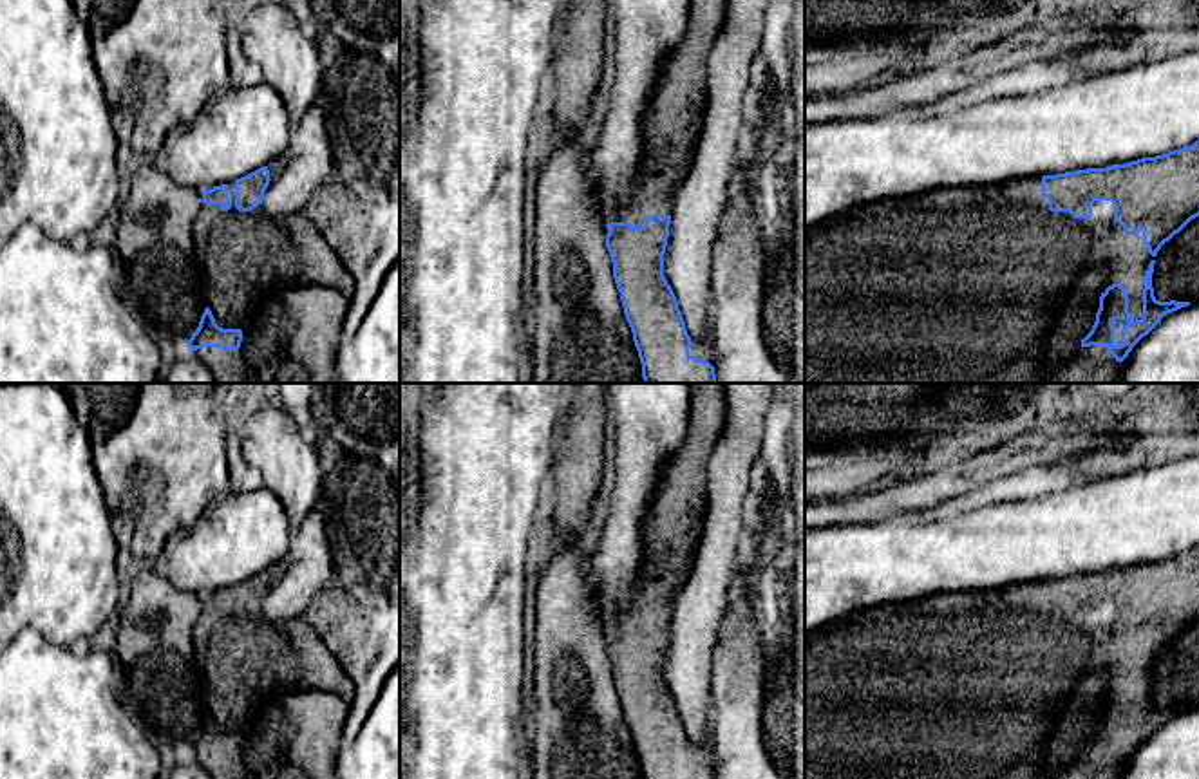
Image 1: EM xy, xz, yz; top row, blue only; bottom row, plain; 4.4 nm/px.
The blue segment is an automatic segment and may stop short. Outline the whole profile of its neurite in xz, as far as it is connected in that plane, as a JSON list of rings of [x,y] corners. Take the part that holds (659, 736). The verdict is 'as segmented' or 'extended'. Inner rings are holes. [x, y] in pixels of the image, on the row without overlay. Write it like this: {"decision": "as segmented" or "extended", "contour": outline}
{"decision": "extended", "contour": [[[689,383],[684,445],[667,461],[644,519],[644,562],[628,609],[608,629],[606,652],[642,779],[714,779],[711,741],[694,748],[664,681],[675,604],[696,555],[707,463],[725,428],[723,383]]]}

